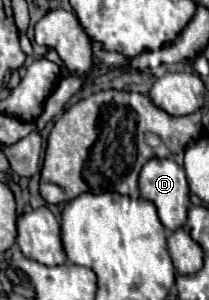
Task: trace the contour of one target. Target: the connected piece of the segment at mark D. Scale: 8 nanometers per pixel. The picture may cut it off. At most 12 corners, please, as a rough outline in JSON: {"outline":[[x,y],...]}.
{"outline":[[170,158],[142,166],[140,196],[168,230],[184,226],[190,190]]}

